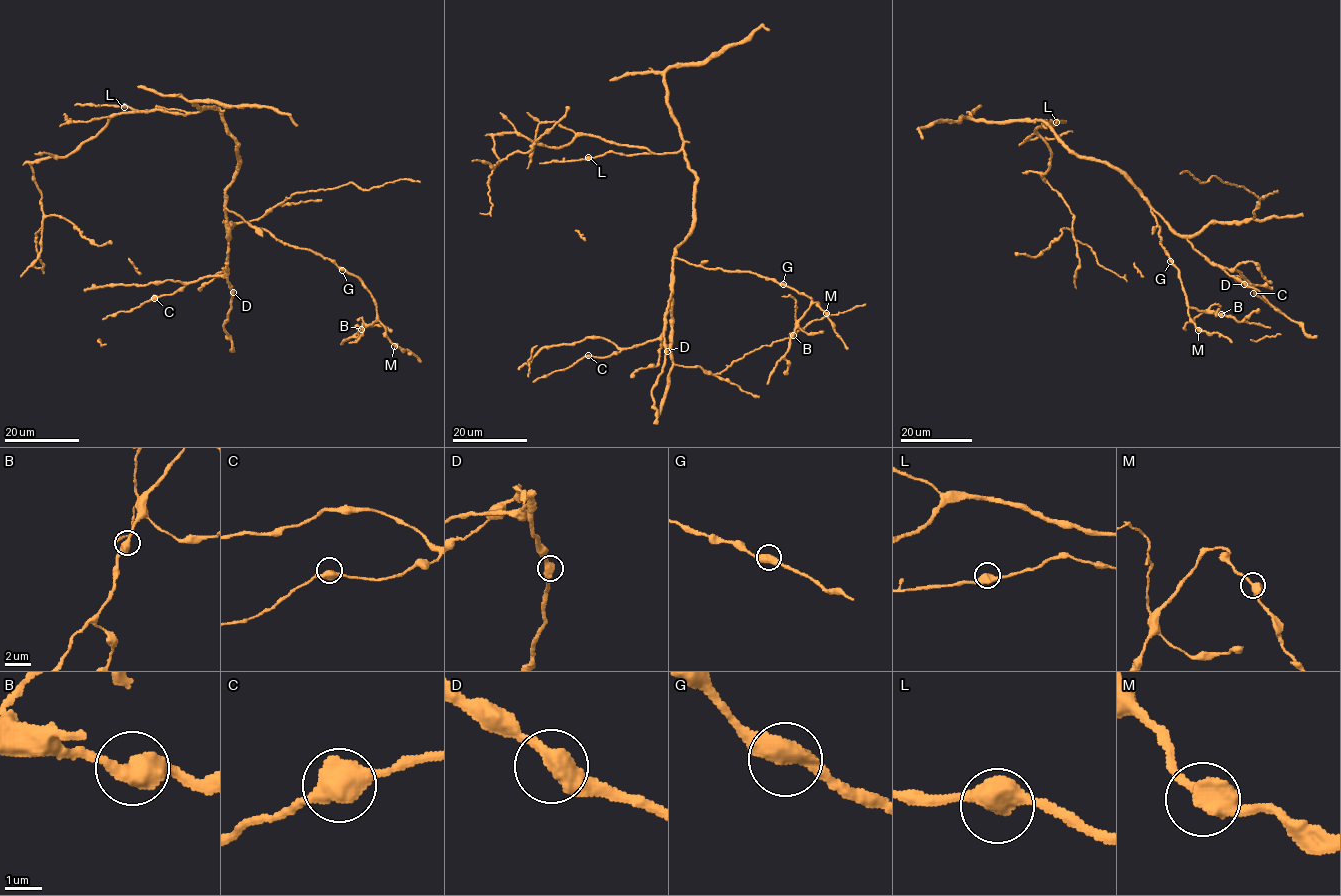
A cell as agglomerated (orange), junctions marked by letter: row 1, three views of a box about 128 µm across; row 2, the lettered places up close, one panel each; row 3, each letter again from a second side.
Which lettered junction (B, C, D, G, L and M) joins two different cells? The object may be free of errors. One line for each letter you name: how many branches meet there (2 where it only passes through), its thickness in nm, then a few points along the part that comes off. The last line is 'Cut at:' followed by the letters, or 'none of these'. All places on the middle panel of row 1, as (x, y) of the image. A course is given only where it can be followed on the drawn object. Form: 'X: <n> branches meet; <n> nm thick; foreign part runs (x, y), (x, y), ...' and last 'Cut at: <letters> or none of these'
Cut at: none of these

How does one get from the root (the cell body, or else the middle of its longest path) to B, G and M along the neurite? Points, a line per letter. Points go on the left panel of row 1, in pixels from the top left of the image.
B: (225, 121), (239, 168), (225, 193), (226, 207), (354, 274), (376, 310), (375, 321), (361, 329)
G: (225, 121), (226, 130), (237, 142), (239, 168), (225, 193), (226, 207), (283, 242), (330, 259), (342, 270)
M: (225, 121), (239, 168), (225, 193), (226, 207), (354, 274), (394, 346)

